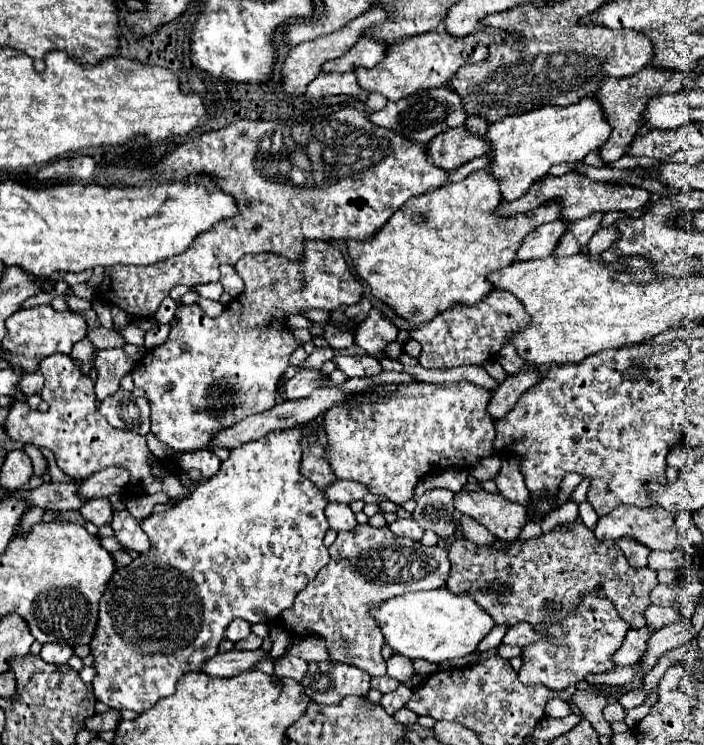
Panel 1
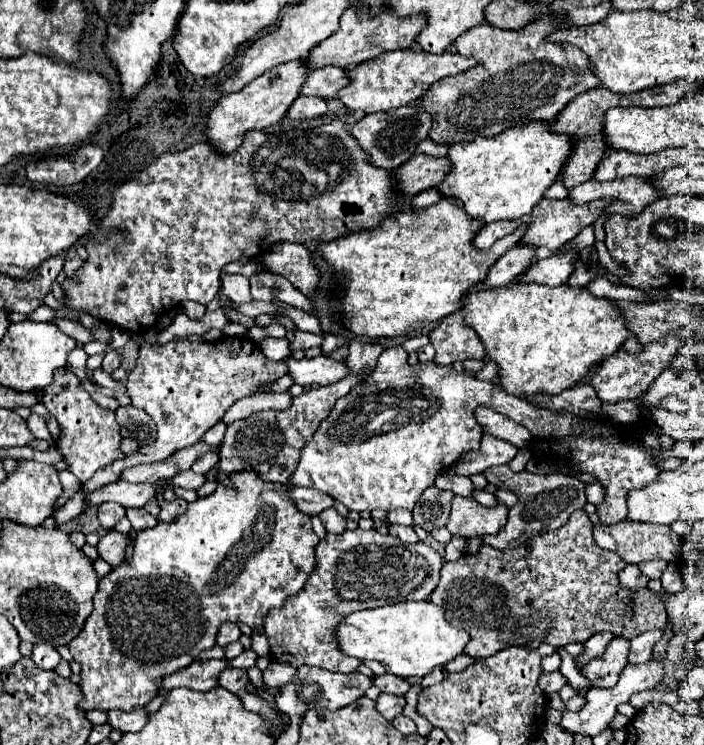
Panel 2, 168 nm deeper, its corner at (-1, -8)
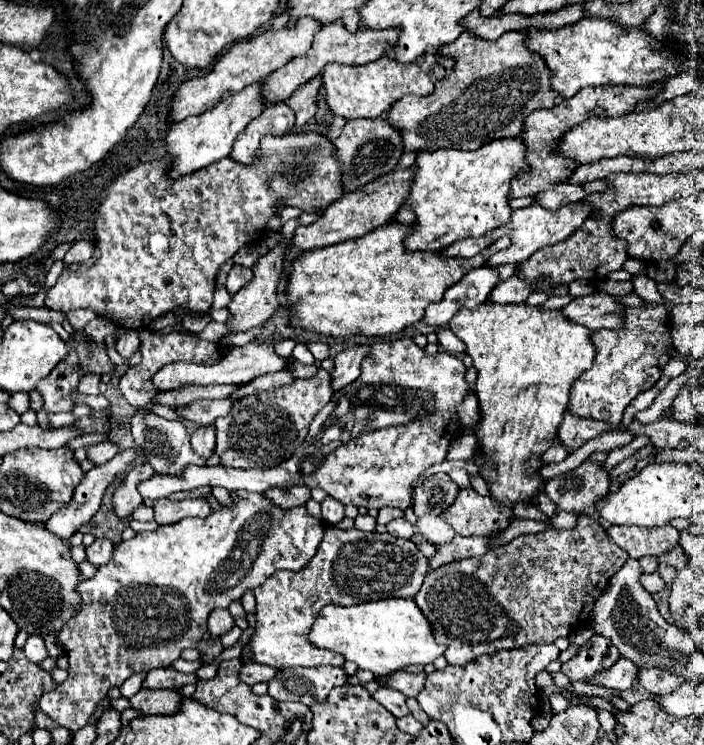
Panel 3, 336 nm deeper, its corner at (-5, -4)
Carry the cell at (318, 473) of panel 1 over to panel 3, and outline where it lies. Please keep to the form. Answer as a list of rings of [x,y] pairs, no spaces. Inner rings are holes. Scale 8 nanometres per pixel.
[[[320,368],[316,378],[296,380],[280,390],[244,396],[228,416],[214,422],[220,464],[228,468],[270,468],[282,464],[304,442],[312,418],[330,402],[332,394],[330,372]]]

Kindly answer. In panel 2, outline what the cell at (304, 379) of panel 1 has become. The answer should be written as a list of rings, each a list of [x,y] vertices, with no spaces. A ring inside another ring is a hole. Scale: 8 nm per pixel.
[[[270,392],[252,394],[252,396],[246,396],[246,398],[234,402],[226,410],[222,422],[230,424],[238,418],[246,418],[246,416],[260,412],[260,410],[284,410],[286,406],[290,406],[290,402],[292,402],[292,396],[286,394],[286,392],[282,392],[282,394],[270,394]]]

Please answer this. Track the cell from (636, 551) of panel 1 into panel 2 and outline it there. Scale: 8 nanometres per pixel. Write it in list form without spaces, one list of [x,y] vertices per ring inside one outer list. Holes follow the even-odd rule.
[[[628,564],[628,566],[622,570],[622,574],[618,574],[618,582],[620,582],[618,600],[624,602],[624,604],[628,604],[628,602],[632,602],[632,594],[634,594],[636,590],[646,588],[648,578],[640,572],[638,566],[630,566],[630,564]]]

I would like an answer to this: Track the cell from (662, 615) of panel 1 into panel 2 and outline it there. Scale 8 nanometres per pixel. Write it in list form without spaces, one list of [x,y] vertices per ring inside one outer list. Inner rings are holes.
[[[650,630],[650,632],[640,634],[634,640],[630,640],[628,664],[636,666],[636,664],[644,664],[646,660],[650,660],[652,648],[654,648],[656,640],[660,640],[660,638],[662,638],[662,630]]]

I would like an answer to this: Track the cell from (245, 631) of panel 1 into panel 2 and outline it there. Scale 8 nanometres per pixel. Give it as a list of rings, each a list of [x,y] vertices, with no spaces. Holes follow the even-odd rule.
[[[224,622],[220,628],[218,628],[218,634],[216,634],[216,644],[220,646],[226,646],[230,642],[236,642],[240,638],[240,630],[236,624],[230,624],[230,622]]]

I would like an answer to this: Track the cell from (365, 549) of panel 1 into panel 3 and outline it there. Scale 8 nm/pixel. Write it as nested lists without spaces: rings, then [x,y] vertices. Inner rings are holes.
[[[326,526],[324,538],[314,554],[314,558],[300,570],[300,572],[288,572],[280,570],[272,578],[268,578],[262,586],[254,590],[256,596],[256,632],[250,638],[250,646],[254,652],[254,662],[266,664],[272,668],[294,668],[294,666],[342,666],[344,658],[342,654],[330,654],[312,642],[308,642],[310,626],[314,624],[314,618],[318,618],[320,610],[328,604],[338,606],[350,606],[370,600],[386,600],[386,598],[414,598],[418,594],[426,574],[430,572],[428,558],[418,550],[418,546],[412,540],[394,538],[392,534],[384,532],[360,532],[356,528],[352,530],[340,530],[338,526]]]

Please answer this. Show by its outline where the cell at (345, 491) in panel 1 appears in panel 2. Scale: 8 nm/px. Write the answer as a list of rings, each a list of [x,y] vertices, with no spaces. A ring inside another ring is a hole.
[[[290,488],[288,496],[294,502],[294,506],[298,506],[298,510],[304,514],[320,514],[322,510],[334,504],[334,500],[328,494],[322,494],[314,488]]]

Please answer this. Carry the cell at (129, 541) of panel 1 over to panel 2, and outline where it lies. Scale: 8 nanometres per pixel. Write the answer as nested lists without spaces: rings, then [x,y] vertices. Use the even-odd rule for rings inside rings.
[[[110,530],[106,536],[100,538],[100,542],[96,546],[98,548],[98,556],[104,562],[108,562],[112,568],[116,568],[118,564],[124,562],[124,548],[128,544],[128,538],[130,536],[124,536],[124,534],[116,532],[116,530]]]

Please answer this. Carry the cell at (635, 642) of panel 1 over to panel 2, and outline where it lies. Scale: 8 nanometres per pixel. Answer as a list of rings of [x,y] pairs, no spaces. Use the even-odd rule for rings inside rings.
[[[612,638],[602,656],[592,658],[586,666],[580,666],[580,674],[588,678],[590,686],[594,688],[612,688],[618,682],[622,668],[626,666],[628,650],[630,644],[626,642],[626,638]]]

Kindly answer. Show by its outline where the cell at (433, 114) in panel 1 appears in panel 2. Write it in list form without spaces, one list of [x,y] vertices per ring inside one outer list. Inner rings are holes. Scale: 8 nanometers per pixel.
[[[404,106],[398,110],[390,110],[390,114],[368,114],[360,122],[350,128],[350,134],[358,140],[360,148],[368,152],[368,162],[376,168],[394,170],[402,166],[410,156],[414,156],[414,148],[418,142],[426,140],[430,130],[430,118],[414,106]]]

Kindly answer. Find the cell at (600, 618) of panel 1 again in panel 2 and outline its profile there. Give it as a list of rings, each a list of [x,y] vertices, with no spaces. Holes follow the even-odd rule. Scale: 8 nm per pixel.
[[[600,632],[600,634],[594,634],[588,642],[586,642],[586,650],[584,654],[580,654],[576,658],[576,666],[584,666],[590,658],[594,658],[594,654],[602,654],[602,650],[608,646],[608,642],[614,638],[612,632]]]

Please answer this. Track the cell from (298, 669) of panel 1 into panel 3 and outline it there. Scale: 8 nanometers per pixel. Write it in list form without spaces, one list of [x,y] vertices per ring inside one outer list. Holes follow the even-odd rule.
[[[250,662],[250,664],[244,664],[244,666],[242,666],[240,678],[242,678],[248,686],[252,686],[252,684],[258,684],[258,682],[270,682],[276,672],[278,672],[278,670],[274,670],[272,666],[258,666],[258,664]]]

